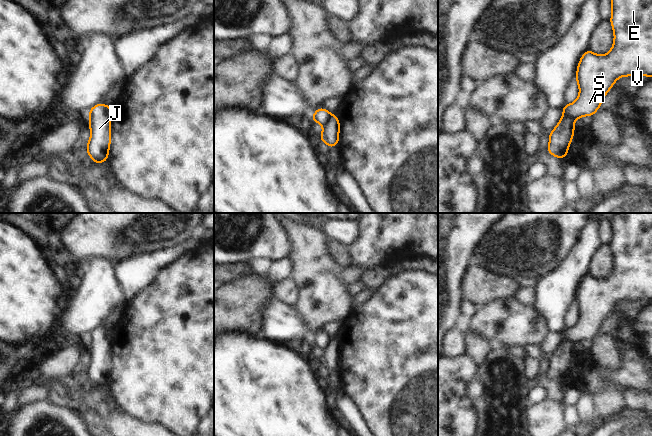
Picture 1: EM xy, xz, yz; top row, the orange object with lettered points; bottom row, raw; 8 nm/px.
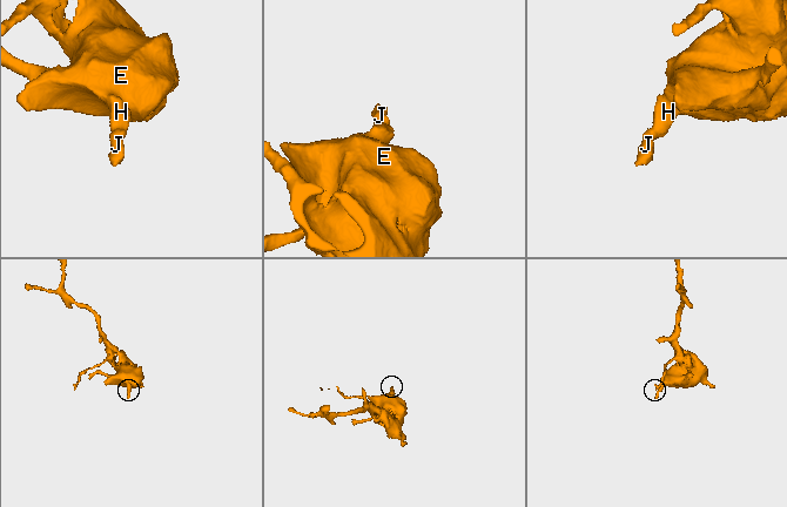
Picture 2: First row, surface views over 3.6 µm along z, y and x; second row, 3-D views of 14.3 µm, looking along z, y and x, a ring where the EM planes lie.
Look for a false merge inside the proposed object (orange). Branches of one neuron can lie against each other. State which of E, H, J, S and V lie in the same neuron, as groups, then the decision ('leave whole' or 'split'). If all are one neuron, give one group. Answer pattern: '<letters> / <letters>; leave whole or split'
E H S V / J; split

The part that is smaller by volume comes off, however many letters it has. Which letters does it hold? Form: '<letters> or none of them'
J

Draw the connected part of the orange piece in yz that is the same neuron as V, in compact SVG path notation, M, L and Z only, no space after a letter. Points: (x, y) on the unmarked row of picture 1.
M617 213L611 222L611 229L614 268L606 279L594 278L589 273L582 278L576 297L579 320L574 327L562 332L563 338L574 346L582 340L593 340L618 302L652 301L652 213Z

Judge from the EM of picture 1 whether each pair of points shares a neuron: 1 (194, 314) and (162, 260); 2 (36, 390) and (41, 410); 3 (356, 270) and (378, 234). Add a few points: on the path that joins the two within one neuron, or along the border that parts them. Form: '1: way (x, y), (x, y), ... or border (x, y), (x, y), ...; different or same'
1: border (186, 252), (164, 266), (151, 283); different
2: border (46, 399), (18, 406); different
3: border (352, 263), (364, 265), (368, 268); different

